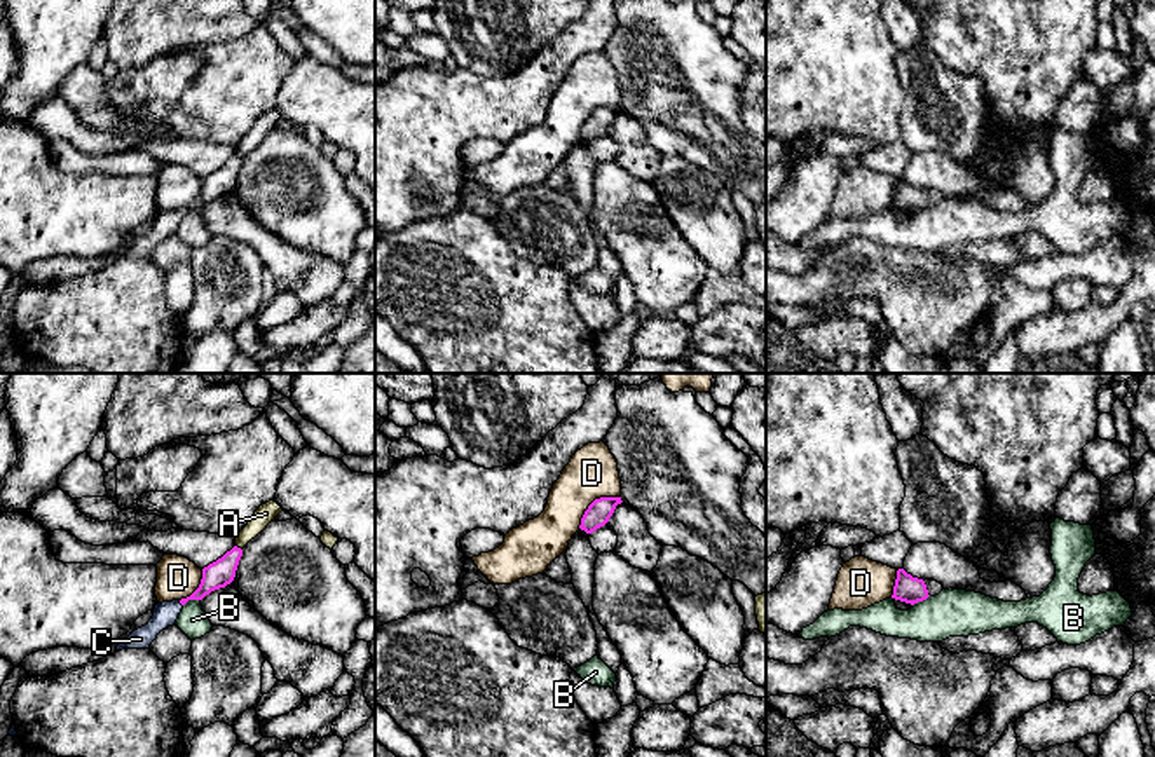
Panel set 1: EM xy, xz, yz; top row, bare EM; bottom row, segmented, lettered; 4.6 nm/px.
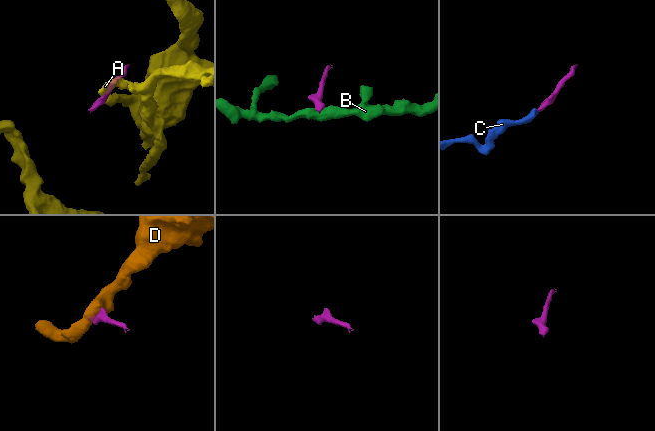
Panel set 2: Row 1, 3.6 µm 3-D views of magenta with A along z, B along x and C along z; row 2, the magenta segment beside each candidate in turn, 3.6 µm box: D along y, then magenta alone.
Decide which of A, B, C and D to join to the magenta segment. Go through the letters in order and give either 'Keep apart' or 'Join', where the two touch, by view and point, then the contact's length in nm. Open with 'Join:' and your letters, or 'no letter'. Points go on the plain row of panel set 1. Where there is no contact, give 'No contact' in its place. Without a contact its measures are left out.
Join: C
A: Keep apart. Touches magenta at xy (239, 157). Shared border 40 nm
B: Keep apart. Touches magenta at xy (191, 208). Shared border 90 nm
C: Join. Touches magenta at xy (180, 211). Shared border 40 nm
D: Keep apart. Touches magenta at xz (594, 110). Shared border 240 nm

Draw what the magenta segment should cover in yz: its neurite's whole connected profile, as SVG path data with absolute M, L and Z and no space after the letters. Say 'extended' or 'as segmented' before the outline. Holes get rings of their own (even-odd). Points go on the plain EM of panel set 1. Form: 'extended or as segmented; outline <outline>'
as segmented; outline M904 178L897 180L892 208L914 215L928 206L930 204L923 188L912 187Z

